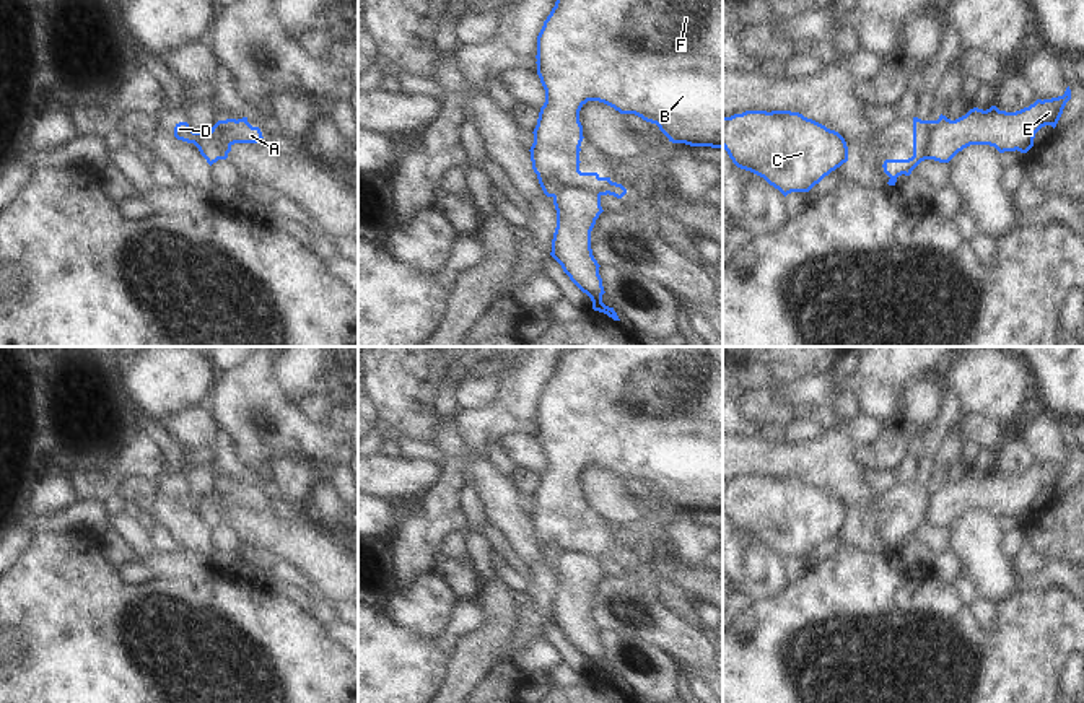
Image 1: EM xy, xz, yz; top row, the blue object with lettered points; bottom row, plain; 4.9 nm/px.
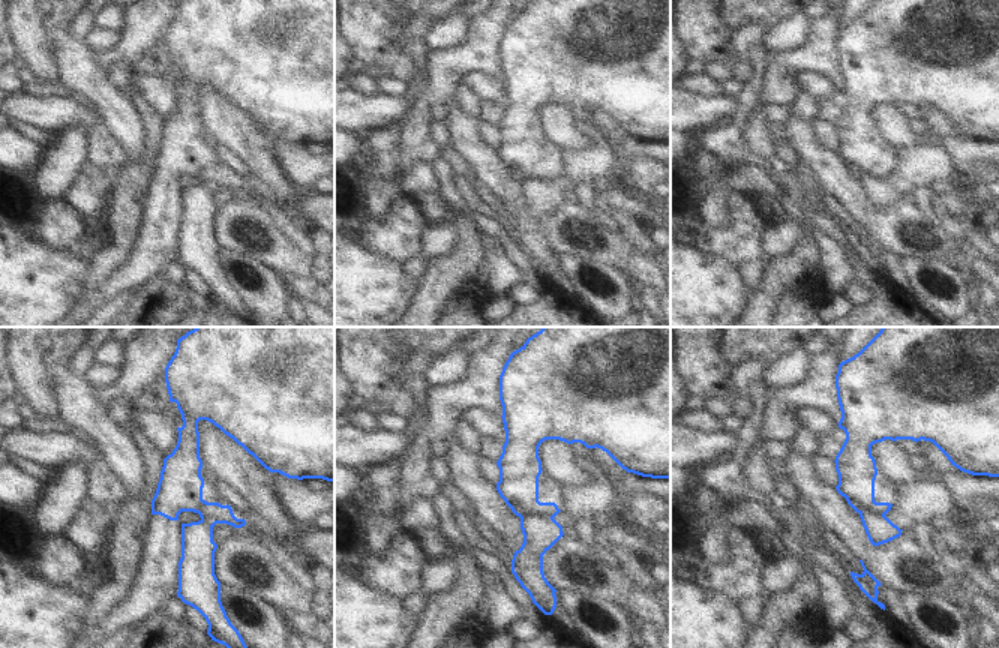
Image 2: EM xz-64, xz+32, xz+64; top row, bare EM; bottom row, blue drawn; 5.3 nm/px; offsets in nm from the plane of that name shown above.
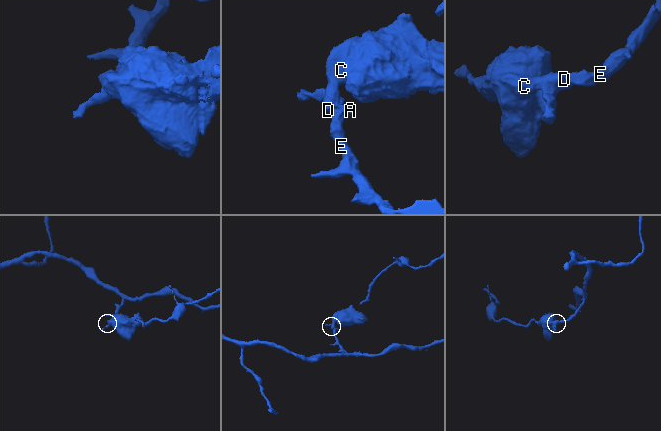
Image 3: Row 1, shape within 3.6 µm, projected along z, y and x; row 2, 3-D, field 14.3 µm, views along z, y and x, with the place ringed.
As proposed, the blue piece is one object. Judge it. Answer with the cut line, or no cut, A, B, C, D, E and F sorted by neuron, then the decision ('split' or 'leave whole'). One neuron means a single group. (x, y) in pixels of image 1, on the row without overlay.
xz (601, 558), (583, 554), (559, 554), (552, 560) | A B C D F / E | split

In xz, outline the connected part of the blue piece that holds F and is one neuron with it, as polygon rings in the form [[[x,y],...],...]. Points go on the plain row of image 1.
[[[575,347],[562,350],[555,371],[537,400],[537,439],[545,454],[531,511],[532,534],[547,561],[558,553],[584,553],[622,563],[627,553],[579,535],[583,490],[579,475],[588,465],[604,467],[620,478],[656,488],[672,508],[723,514],[723,347]]]

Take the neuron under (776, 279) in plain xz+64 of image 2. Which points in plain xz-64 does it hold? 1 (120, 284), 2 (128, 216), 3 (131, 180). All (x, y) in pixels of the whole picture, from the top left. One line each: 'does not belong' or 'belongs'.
1: does not belong
2: belongs
3: belongs

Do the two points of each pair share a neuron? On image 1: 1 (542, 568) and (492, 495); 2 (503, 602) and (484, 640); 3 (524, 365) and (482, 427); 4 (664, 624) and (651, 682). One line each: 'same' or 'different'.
1: different
2: same
3: same
4: different

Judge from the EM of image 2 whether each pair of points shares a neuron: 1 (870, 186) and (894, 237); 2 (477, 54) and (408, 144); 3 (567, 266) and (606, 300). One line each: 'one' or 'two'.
1: two
2: one
3: one

